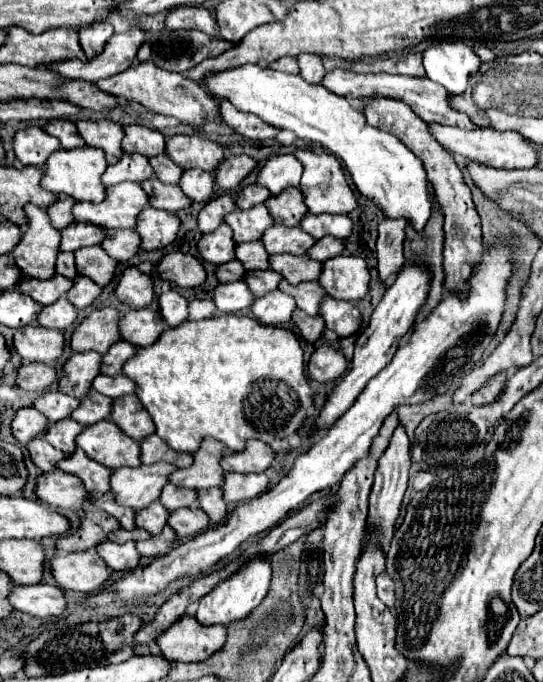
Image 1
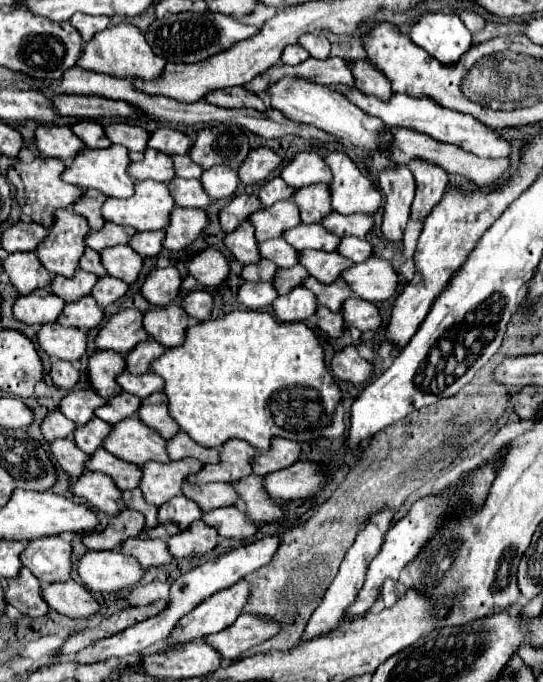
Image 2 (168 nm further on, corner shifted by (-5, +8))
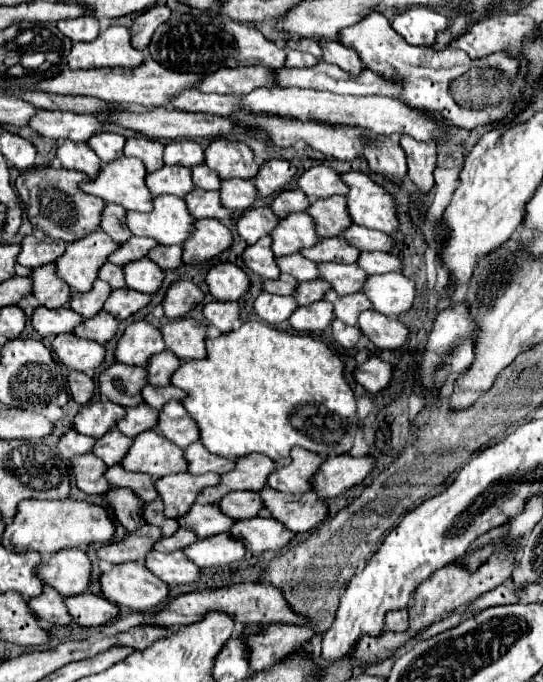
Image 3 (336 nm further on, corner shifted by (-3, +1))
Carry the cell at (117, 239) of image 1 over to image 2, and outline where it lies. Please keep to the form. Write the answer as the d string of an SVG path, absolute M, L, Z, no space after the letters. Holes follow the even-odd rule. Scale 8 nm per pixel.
M137 231L129 241L129 245L141 257L153 257L163 249L161 241L163 241L163 231Z

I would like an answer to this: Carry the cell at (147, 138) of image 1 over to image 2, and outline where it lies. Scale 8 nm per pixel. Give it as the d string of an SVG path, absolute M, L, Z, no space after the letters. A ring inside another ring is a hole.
M159 127L151 133L147 145L165 155L173 155L173 153L185 155L189 151L189 143L193 143L193 141L183 131L179 131L175 127Z

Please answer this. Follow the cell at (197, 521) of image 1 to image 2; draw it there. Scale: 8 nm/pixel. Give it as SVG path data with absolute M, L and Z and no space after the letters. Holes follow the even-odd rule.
M219 507L205 511L201 517L209 527L213 527L221 537L233 537L233 539L245 539L255 533L255 523L245 517L243 511L237 507Z

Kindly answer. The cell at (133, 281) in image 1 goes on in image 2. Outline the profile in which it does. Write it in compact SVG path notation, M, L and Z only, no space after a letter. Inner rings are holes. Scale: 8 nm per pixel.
M151 267L141 285L141 295L151 305L161 307L177 297L179 287L181 287L181 277L175 267Z

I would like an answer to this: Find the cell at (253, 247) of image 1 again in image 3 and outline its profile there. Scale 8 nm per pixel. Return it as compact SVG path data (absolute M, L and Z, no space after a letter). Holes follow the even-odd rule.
M293 254L293 256L287 256L287 258L277 258L277 262L279 262L279 268L285 274L295 276L299 282L313 282L313 280L319 278L317 262L307 260L303 254Z

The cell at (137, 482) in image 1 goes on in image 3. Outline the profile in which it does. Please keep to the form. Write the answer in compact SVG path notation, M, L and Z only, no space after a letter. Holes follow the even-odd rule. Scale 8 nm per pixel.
M189 472L183 474L171 474L167 478L159 478L155 482L159 496L165 502L165 514L167 518L179 518L187 514L197 498L197 494L203 488L209 486L219 486L221 476L219 474L203 474L195 476Z

